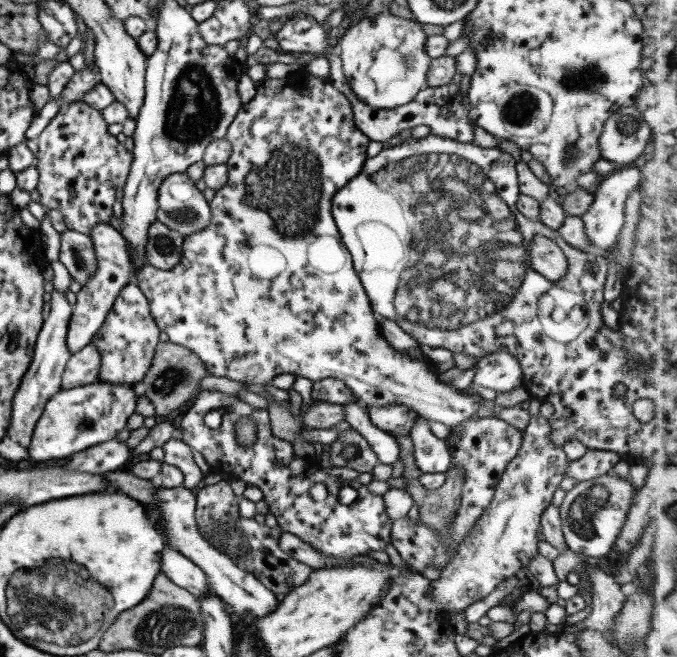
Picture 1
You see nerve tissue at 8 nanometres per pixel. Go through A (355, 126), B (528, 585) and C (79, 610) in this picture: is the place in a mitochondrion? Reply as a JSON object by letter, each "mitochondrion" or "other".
{"A":"other","B":"other","C":"mitochondrion"}

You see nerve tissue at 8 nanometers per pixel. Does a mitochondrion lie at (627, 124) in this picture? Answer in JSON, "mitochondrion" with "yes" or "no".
{"mitochondrion":"yes"}

